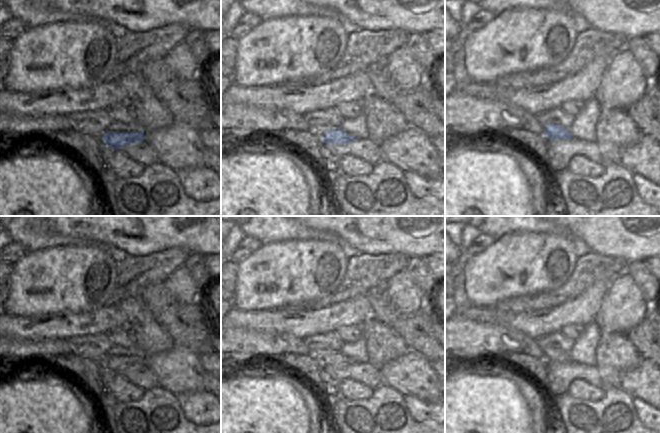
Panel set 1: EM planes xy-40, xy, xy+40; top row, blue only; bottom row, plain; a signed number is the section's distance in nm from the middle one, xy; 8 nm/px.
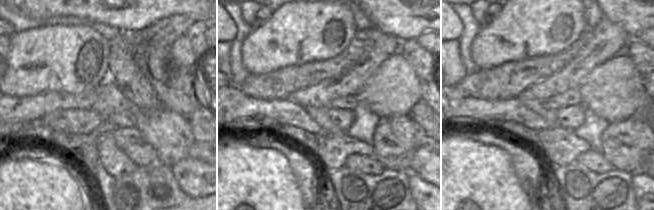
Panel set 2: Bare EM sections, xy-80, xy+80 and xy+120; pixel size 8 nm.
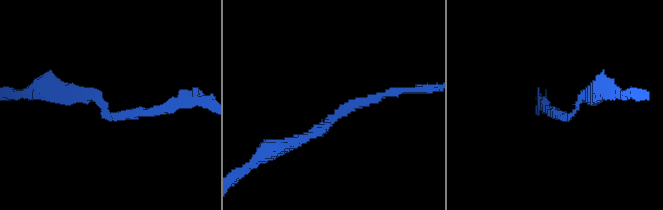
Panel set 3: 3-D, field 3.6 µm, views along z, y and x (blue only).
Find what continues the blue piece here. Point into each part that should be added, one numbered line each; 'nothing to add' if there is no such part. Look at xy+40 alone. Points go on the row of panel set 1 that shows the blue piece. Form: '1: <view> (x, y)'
nothing to add.

